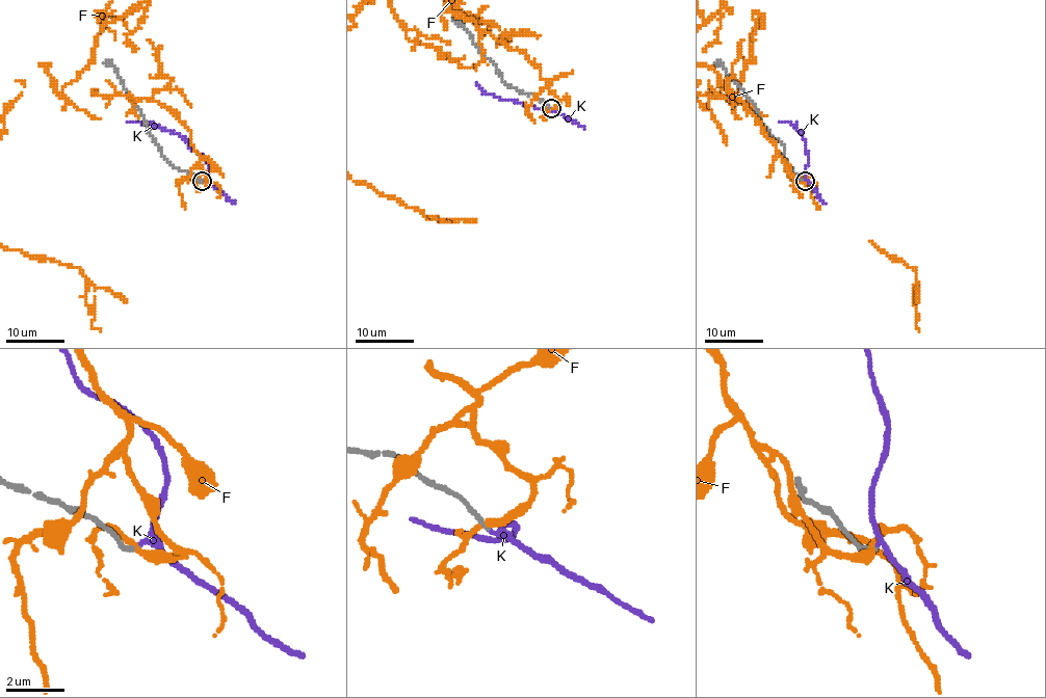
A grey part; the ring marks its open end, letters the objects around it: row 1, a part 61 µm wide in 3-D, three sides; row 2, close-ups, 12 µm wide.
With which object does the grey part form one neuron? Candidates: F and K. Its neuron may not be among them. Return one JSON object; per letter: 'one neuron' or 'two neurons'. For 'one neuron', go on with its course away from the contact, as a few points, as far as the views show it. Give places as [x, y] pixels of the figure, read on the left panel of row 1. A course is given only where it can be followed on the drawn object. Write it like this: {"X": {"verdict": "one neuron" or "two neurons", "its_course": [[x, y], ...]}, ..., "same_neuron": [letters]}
{"F": {"verdict": "two neurons"}, "K": {"verdict": "one neuron"}, "same_neuron": ["K"]}

